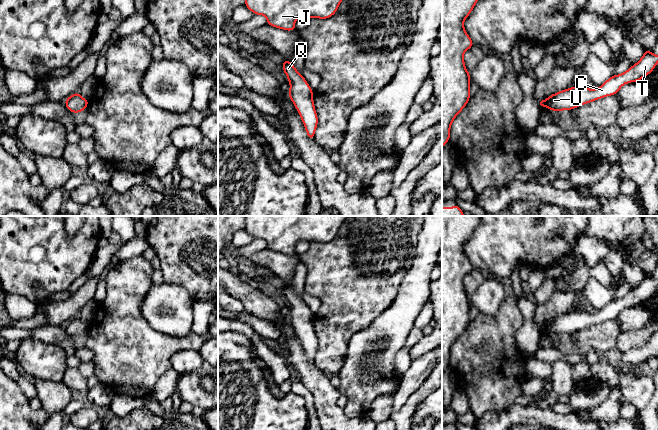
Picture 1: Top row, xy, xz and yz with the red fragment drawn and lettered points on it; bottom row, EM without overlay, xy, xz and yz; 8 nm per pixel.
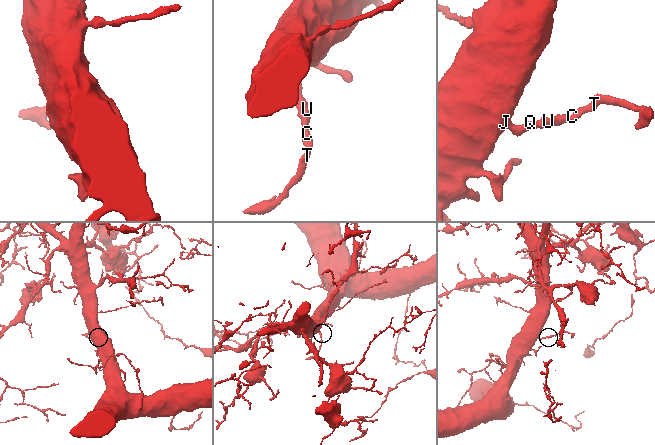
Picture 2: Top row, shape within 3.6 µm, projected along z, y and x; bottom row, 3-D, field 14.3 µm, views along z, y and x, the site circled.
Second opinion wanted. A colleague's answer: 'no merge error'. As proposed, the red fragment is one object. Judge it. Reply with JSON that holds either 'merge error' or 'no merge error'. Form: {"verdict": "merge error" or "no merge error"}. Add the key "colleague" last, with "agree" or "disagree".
{"verdict": "no merge error", "colleague": "agree"}

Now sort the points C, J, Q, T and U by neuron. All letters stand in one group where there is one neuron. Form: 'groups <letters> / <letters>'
groups C J Q T U

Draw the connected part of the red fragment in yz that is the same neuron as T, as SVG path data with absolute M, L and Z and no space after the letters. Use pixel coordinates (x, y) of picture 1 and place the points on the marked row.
M645 50L641 59L627 71L612 75L597 89L570 87L551 94L546 100L539 100L539 107L546 106L551 111L572 110L603 97L617 94L620 88L631 82L637 82L649 75L658 63L658 55Z

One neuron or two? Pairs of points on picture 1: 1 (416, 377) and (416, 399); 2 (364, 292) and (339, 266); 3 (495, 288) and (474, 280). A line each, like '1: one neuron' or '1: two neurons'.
1: two neurons
2: one neuron
3: two neurons

